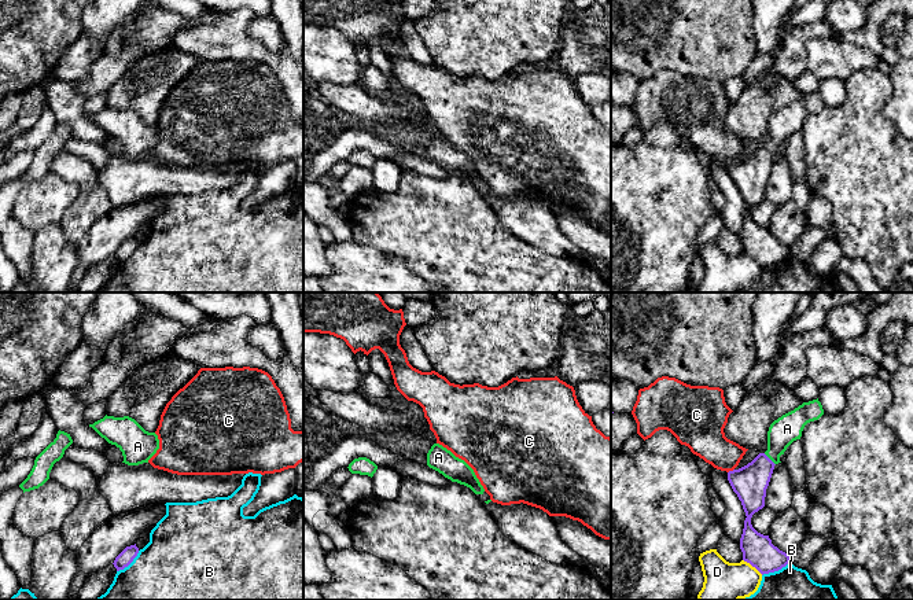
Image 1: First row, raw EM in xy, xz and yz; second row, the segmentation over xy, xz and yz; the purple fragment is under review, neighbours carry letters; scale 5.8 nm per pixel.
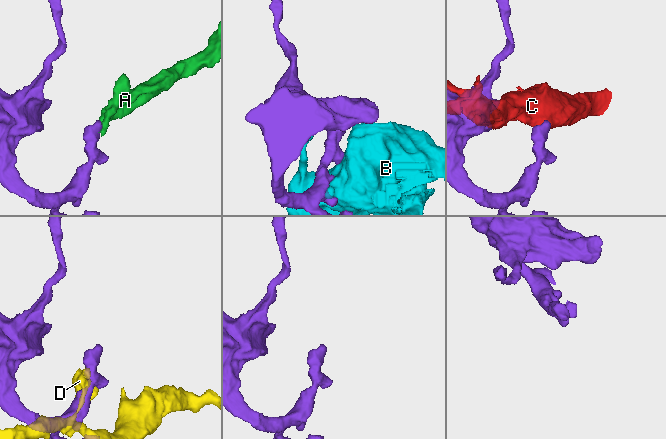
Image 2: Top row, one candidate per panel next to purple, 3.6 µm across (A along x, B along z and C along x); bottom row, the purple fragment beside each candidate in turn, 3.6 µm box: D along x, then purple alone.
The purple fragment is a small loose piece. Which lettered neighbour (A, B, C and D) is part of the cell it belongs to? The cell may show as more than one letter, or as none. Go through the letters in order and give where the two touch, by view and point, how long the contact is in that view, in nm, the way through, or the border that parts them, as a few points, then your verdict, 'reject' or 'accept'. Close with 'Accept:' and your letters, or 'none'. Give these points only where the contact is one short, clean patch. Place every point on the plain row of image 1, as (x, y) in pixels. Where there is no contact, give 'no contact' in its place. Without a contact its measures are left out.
A: yz (769, 151) | 100 nm | across yz (750, 175), (769, 151), (779, 129), (787, 121) | accept
B: yz (775, 262) | 180 nm | reject
C: yz (731, 164) | 50 nm | reject
D: yz (753, 258) | 150 nm | reject
Accept: A

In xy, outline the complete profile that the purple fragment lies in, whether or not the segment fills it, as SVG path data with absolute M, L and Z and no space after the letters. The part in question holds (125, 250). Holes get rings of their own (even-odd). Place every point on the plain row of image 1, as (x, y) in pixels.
M135 238L126 239L114 253L114 259L117 264L124 262L128 259L133 251L137 249L139 240Z

